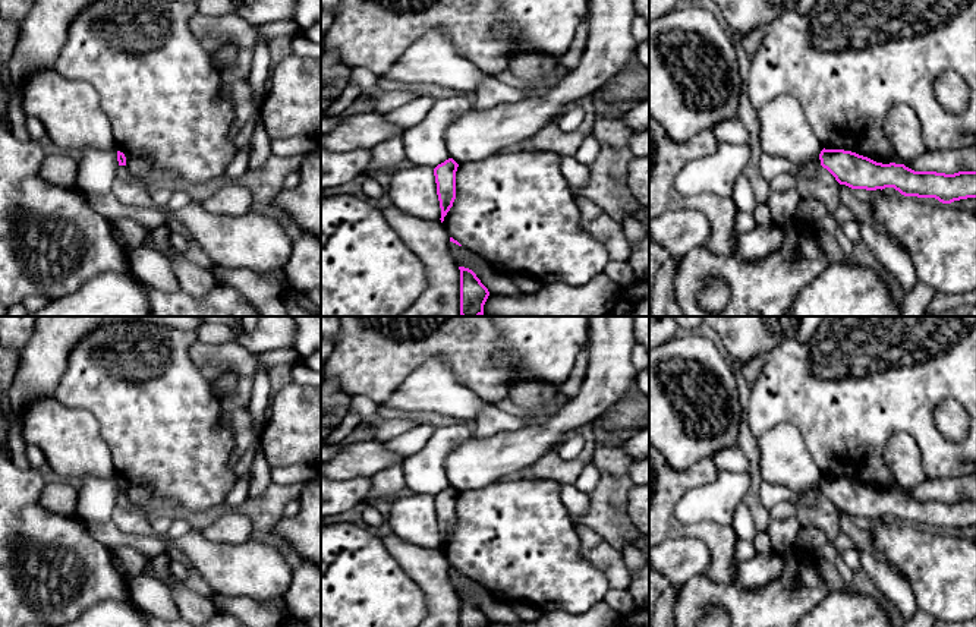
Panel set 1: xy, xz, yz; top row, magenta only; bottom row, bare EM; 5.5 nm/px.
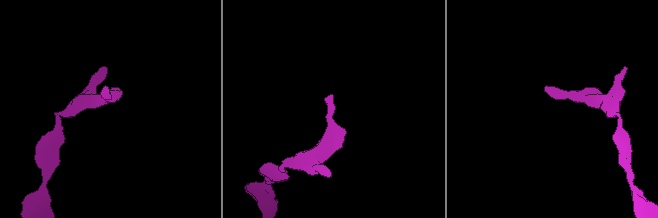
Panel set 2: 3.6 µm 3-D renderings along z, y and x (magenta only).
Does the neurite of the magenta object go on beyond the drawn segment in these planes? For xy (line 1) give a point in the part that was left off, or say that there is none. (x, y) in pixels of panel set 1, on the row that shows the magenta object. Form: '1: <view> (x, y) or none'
1: none

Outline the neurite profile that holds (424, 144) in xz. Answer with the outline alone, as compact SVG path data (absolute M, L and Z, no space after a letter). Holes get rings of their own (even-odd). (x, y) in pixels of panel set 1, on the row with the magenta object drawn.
M450 97L435 101L428 116L403 133L404 155L413 166L435 168L450 158L446 130L462 113L475 103L467 97Z

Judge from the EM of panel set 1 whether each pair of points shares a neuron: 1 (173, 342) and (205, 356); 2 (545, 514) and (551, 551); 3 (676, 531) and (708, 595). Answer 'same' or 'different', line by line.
1: different
2: same
3: different

